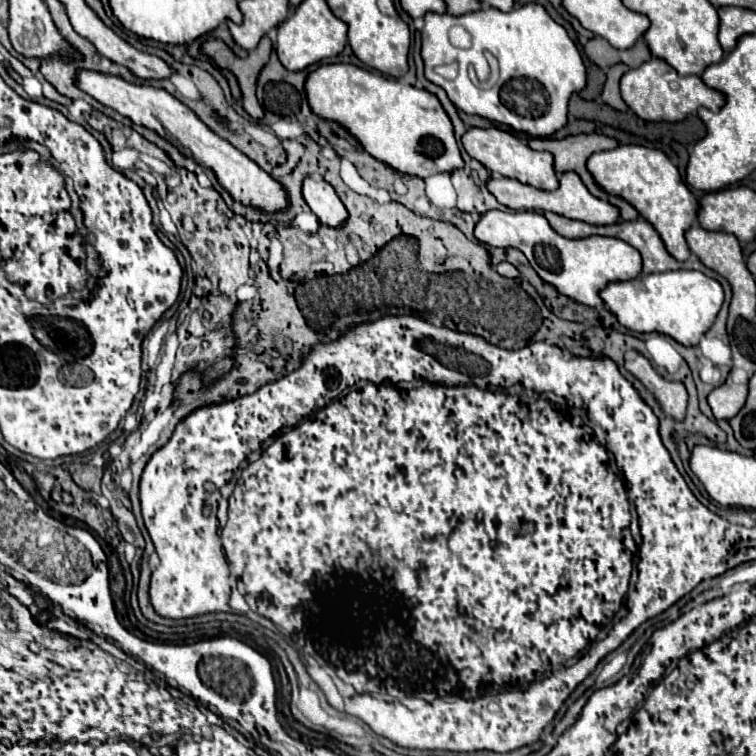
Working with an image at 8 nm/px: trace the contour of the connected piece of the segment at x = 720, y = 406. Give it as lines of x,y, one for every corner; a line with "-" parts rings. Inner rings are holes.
726,378
726,382
718,388
714,388
708,396
708,404
714,412
716,420
730,420
734,418
746,400
746,384
748,380
734,380
734,378

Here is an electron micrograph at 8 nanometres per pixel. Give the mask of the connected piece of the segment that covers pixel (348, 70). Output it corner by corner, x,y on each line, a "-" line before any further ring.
354,64
318,66
308,74
304,90
318,118
340,124
360,142
364,152
402,174
428,178
436,172
452,172
464,166
452,122
440,100
428,90
400,84

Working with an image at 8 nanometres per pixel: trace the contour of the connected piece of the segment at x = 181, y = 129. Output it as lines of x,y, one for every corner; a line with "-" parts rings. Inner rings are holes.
80,72
78,86
86,94
90,94
94,100
98,100
100,104
120,112
122,116
130,118
134,124
140,124
140,126
146,126
148,130
154,130
158,136
172,142
180,150
180,154
196,160
200,166
206,166
208,170
212,170
218,184
224,186
224,190
230,192
230,196
236,202
240,202
242,206
250,206
250,208
256,208
266,214
274,214
274,212
286,210
290,206
288,192
278,180
274,180
268,172
264,172
256,162
252,162
248,156
244,156
232,144
218,138
182,102
178,102
166,90
152,88
152,86
128,84
118,76
98,74
98,72

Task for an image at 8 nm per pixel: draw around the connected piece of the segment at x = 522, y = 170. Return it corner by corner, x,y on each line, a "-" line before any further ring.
468,128
466,134
462,136
462,146
472,158
482,162
494,174
500,174
506,178
516,178
522,184
530,184
540,190
556,190
558,188
558,178
552,168
552,154
536,152
536,150
528,148
525,138
514,136
510,132
504,132
498,128
488,128
488,130

